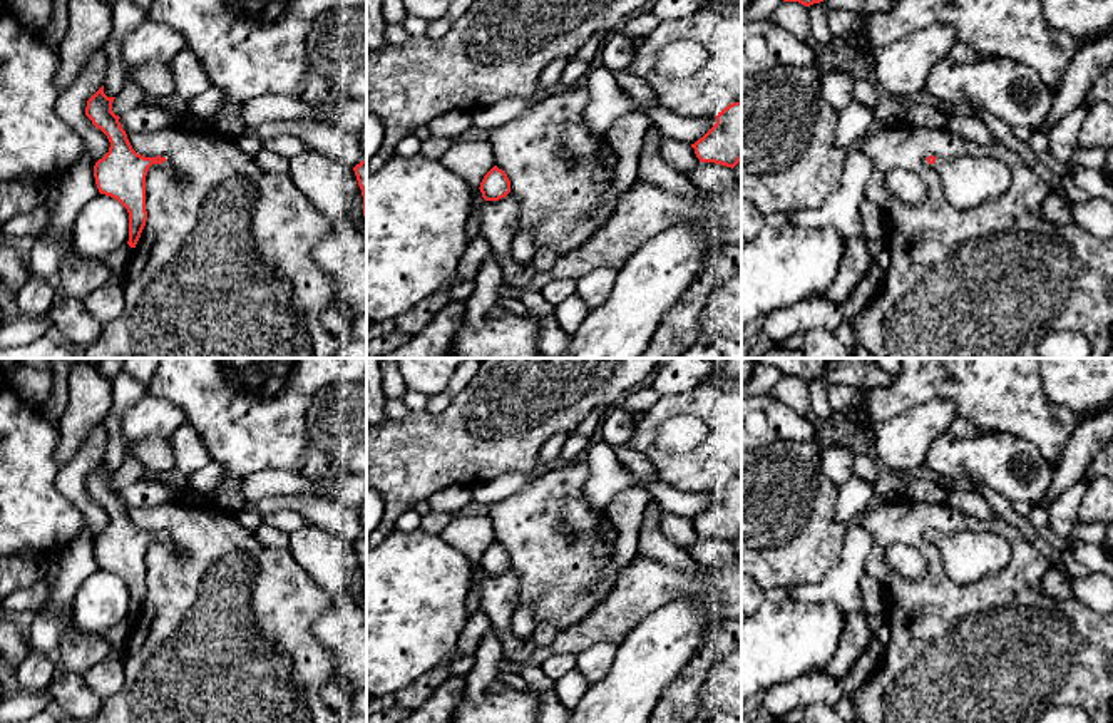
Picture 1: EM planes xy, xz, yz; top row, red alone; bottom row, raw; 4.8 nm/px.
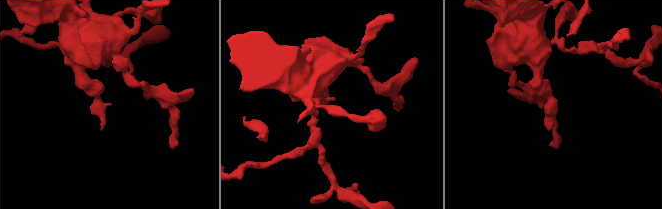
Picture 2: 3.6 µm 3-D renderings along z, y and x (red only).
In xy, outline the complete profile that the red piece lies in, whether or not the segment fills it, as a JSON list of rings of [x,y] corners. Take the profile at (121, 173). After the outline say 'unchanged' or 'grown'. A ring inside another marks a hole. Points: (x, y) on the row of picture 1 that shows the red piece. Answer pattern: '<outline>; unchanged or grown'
[[[104,85],[87,100],[85,115],[100,129],[109,142],[109,152],[94,166],[94,177],[100,194],[117,199],[129,213],[129,241],[136,248],[147,221],[146,211],[146,176],[152,164],[176,176],[166,157],[144,157],[137,154],[119,115],[112,112],[115,97],[104,94]]]; grown

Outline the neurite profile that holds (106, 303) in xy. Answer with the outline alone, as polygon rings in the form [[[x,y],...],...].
[[[112,274],[84,300],[84,305],[90,316],[100,325],[115,320],[126,305],[124,274]]]

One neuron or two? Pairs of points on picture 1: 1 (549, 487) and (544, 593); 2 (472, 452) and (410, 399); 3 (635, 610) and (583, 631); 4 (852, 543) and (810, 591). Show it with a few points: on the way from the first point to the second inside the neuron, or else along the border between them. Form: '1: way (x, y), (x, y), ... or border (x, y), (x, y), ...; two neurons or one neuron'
1: way (549, 514), (549, 566); one neuron
2: border (425, 409), (412, 412); two neurons
3: way (621, 611), (613, 620), (596, 626); one neuron
4: way (852, 558), (852, 563), (825, 589); one neuron

